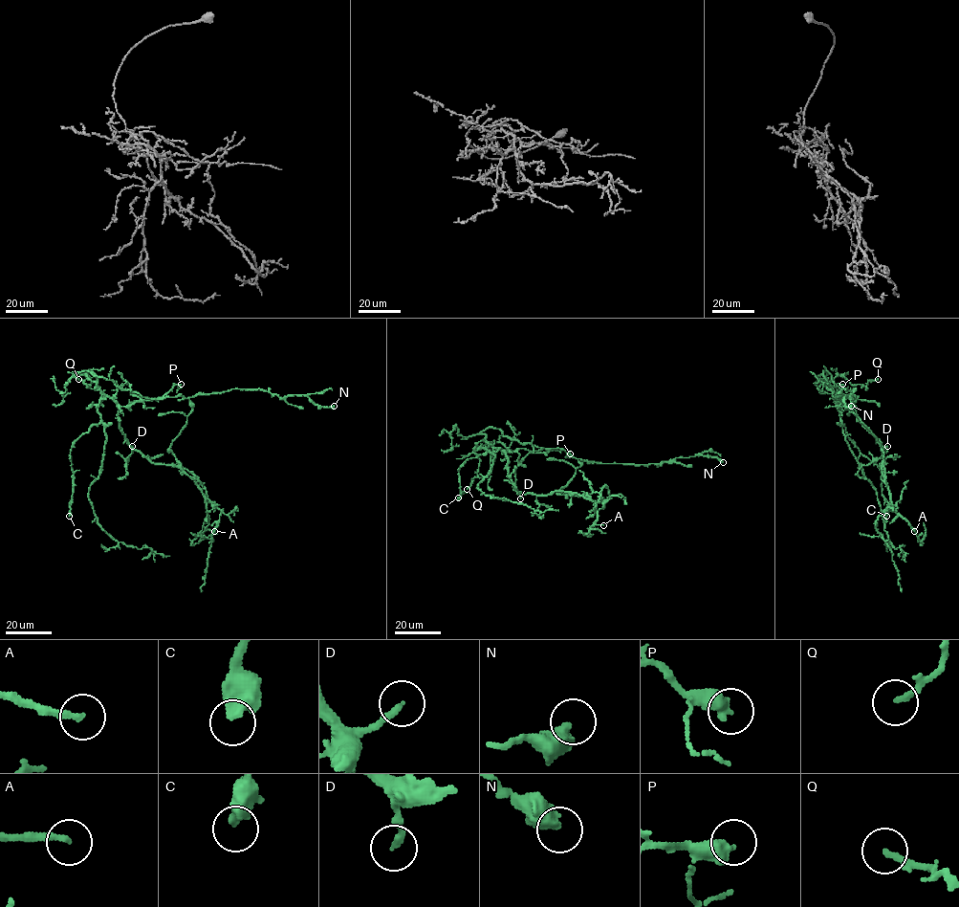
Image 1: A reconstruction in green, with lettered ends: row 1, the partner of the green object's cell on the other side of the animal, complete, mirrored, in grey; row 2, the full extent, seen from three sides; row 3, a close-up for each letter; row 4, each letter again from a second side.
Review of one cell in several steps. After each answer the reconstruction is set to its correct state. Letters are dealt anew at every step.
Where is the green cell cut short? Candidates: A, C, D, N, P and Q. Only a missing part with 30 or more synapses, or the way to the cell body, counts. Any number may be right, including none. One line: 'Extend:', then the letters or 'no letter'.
Extend: A, C, D

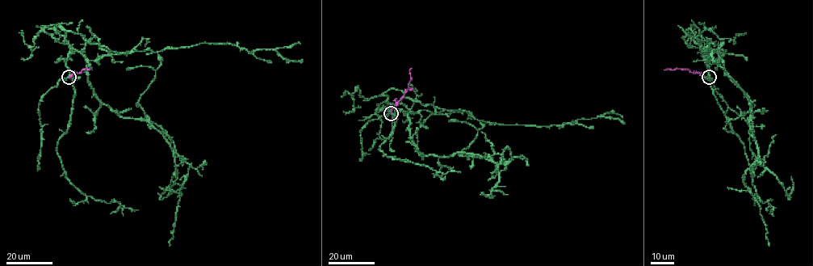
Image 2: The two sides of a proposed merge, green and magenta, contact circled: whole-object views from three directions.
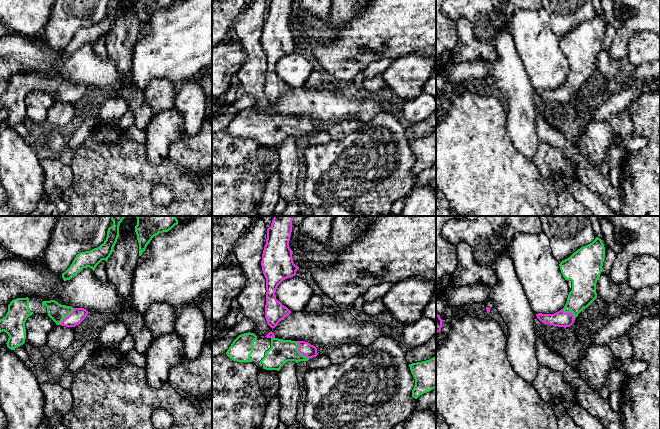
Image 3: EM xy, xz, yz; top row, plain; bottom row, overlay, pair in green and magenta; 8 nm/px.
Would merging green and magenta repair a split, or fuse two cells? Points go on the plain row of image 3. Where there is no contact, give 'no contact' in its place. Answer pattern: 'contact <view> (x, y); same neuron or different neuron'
contact xz (298, 127); same neuron

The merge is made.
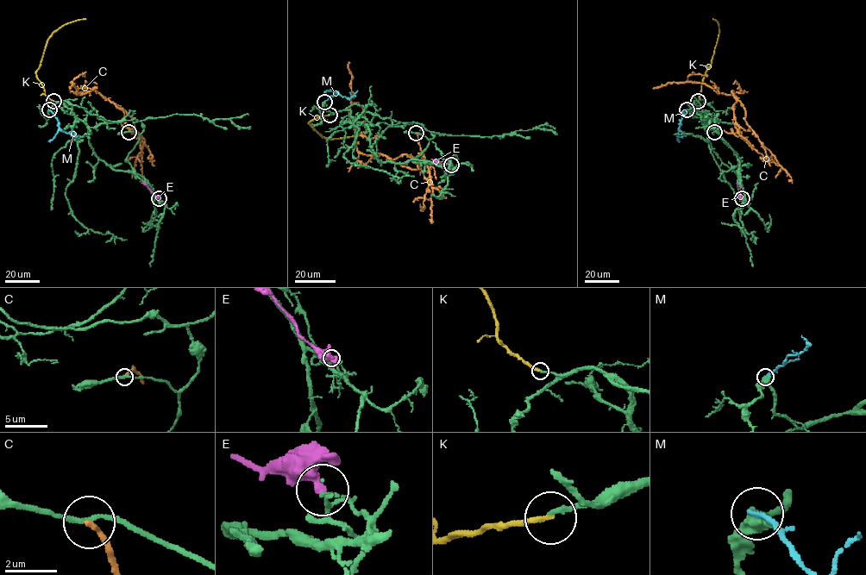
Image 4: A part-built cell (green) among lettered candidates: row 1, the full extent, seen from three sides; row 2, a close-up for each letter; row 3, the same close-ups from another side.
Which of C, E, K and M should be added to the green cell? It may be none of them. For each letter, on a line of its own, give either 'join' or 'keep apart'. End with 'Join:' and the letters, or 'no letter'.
C: keep apart
E: keep apart
K: join
M: keep apart
Join: K

